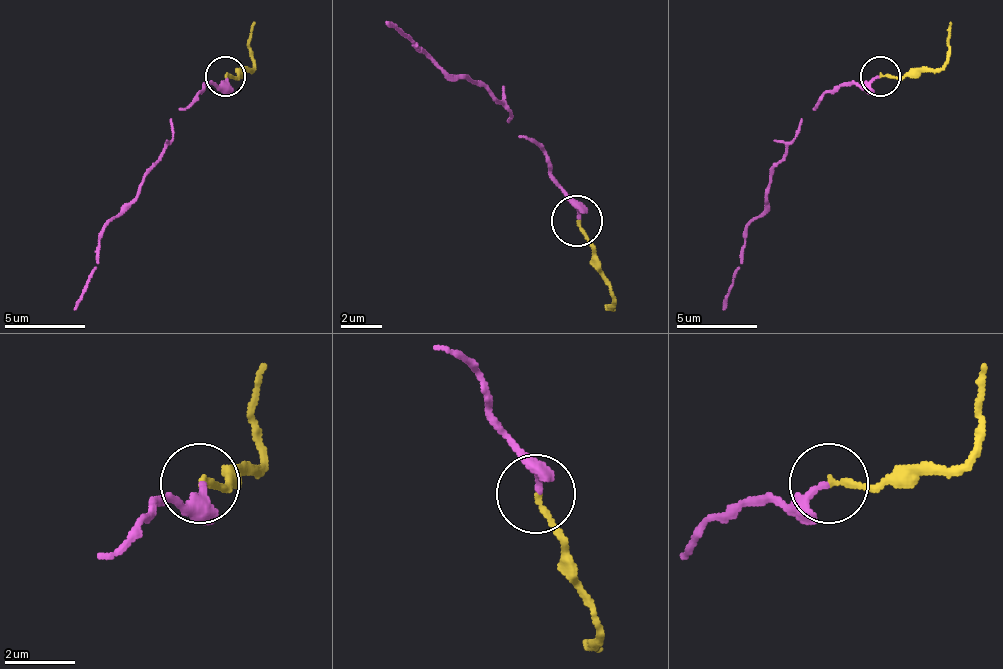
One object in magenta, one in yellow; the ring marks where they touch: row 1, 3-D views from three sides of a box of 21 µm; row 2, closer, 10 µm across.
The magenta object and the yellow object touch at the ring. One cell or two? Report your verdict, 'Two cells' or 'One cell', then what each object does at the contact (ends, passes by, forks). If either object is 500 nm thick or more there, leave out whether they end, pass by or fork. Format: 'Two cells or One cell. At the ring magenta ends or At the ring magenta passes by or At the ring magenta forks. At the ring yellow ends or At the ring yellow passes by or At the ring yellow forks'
One cell. At the ring magenta ends. At the ring yellow ends

